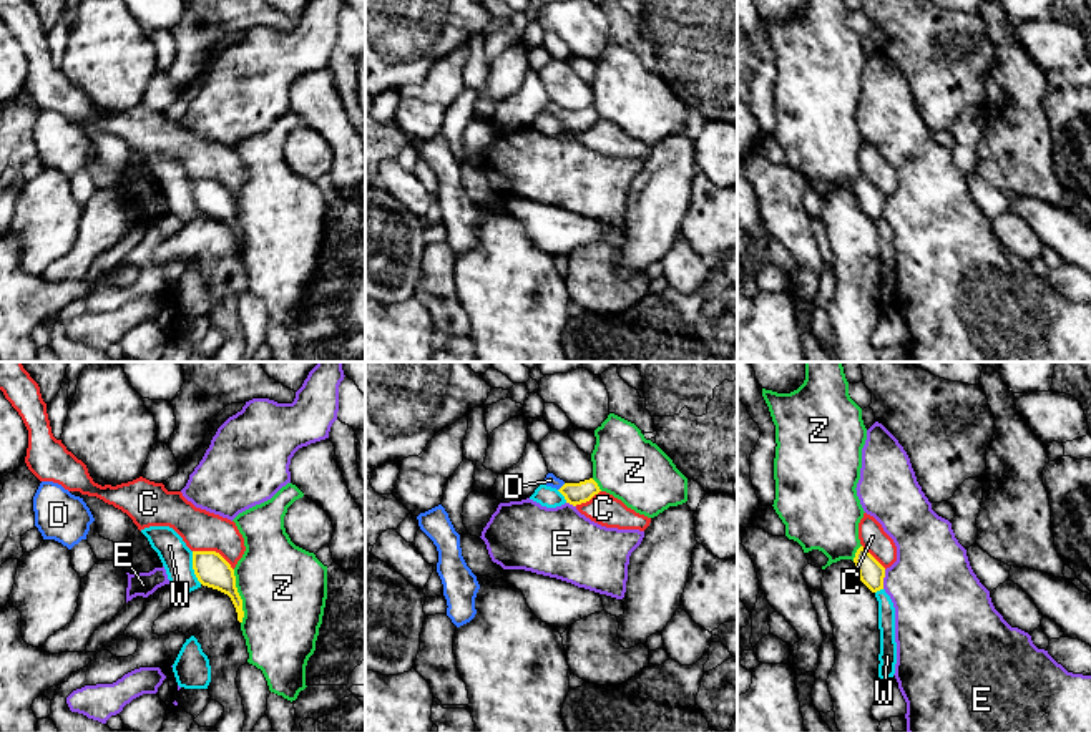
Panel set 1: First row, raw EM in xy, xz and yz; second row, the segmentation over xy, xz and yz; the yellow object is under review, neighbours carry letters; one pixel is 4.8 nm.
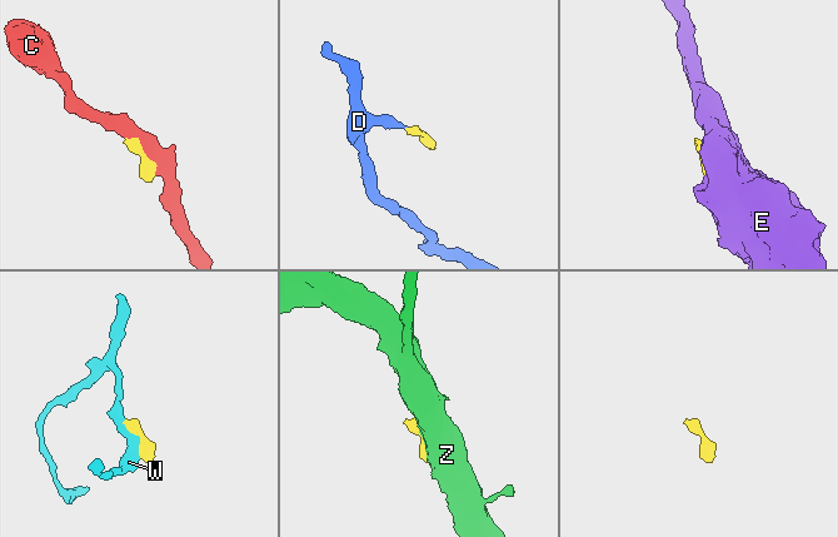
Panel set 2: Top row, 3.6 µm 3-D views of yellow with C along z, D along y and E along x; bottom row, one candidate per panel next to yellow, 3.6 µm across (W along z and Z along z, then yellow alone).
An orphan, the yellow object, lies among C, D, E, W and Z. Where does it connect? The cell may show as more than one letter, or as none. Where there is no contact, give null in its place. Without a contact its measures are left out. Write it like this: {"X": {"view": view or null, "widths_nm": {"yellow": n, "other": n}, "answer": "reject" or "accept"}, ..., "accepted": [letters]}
{"C": {"view": "xy", "widths_nm": {"yellow": 160, "other": 190}, "answer": "reject"}, "D": {"view": "xz", "widths_nm": {"yellow": 110, "other": 60}, "answer": "accept"}, "E": {"view": "yz", "widths_nm": {"yellow": 120, "other": 420}, "answer": "reject"}, "W": {"view": "xy", "widths_nm": {"yellow": 160, "other": 150}, "answer": "reject"}, "Z": {"view": "xy", "widths_nm": {"yellow": 160, "other": 420}, "answer": "reject"}, "accepted": ["D"]}

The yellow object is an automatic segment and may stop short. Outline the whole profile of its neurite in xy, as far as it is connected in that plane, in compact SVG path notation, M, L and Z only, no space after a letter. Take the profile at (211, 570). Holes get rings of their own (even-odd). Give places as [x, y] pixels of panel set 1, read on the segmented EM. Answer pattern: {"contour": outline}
{"contour": "M193 551L193 569L203 586L218 589L231 598L237 621L242 622L242 599L237 593L231 564L216 551Z"}

